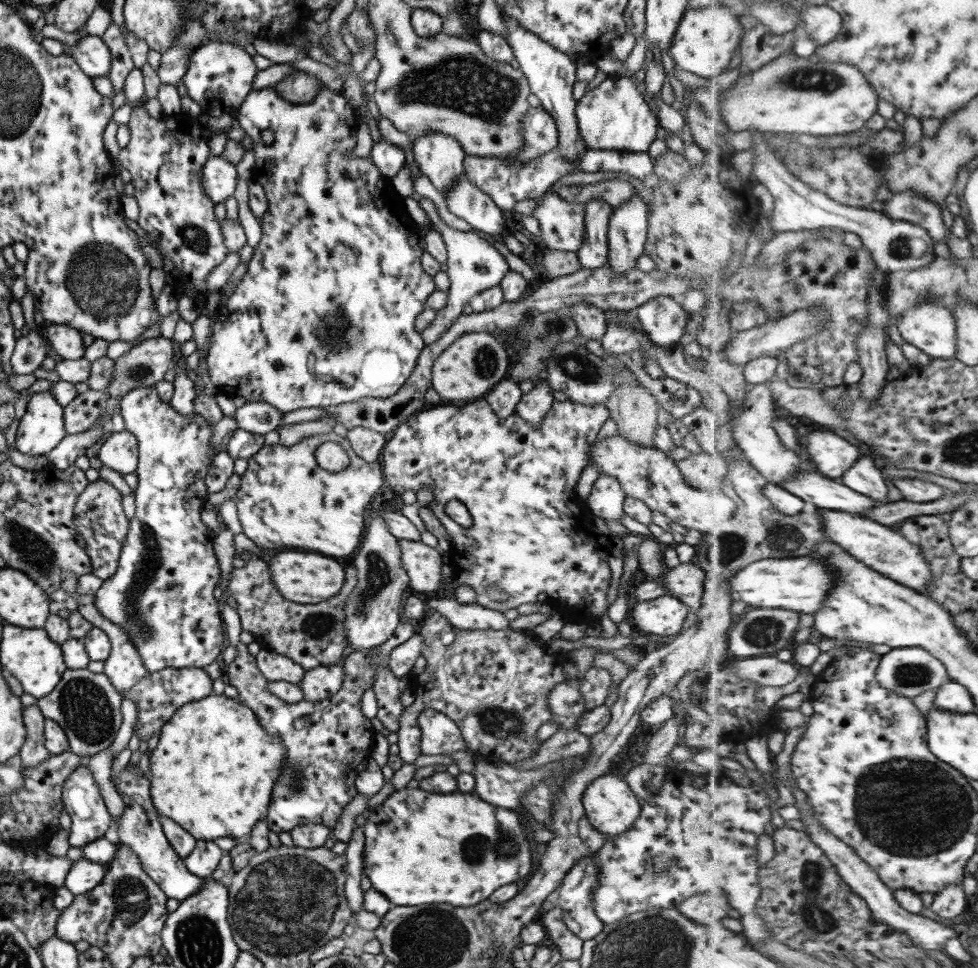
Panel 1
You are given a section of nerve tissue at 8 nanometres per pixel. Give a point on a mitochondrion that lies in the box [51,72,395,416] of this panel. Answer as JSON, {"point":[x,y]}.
{"point":[103,283]}

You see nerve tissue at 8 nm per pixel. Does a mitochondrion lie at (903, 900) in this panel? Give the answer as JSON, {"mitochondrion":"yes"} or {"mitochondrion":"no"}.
{"mitochondrion":"no"}

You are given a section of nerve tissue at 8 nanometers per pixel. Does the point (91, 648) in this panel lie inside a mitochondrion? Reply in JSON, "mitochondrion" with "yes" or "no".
{"mitochondrion":"no"}

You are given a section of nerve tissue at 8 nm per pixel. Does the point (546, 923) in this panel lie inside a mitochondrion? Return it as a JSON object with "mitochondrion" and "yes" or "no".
{"mitochondrion":"no"}

